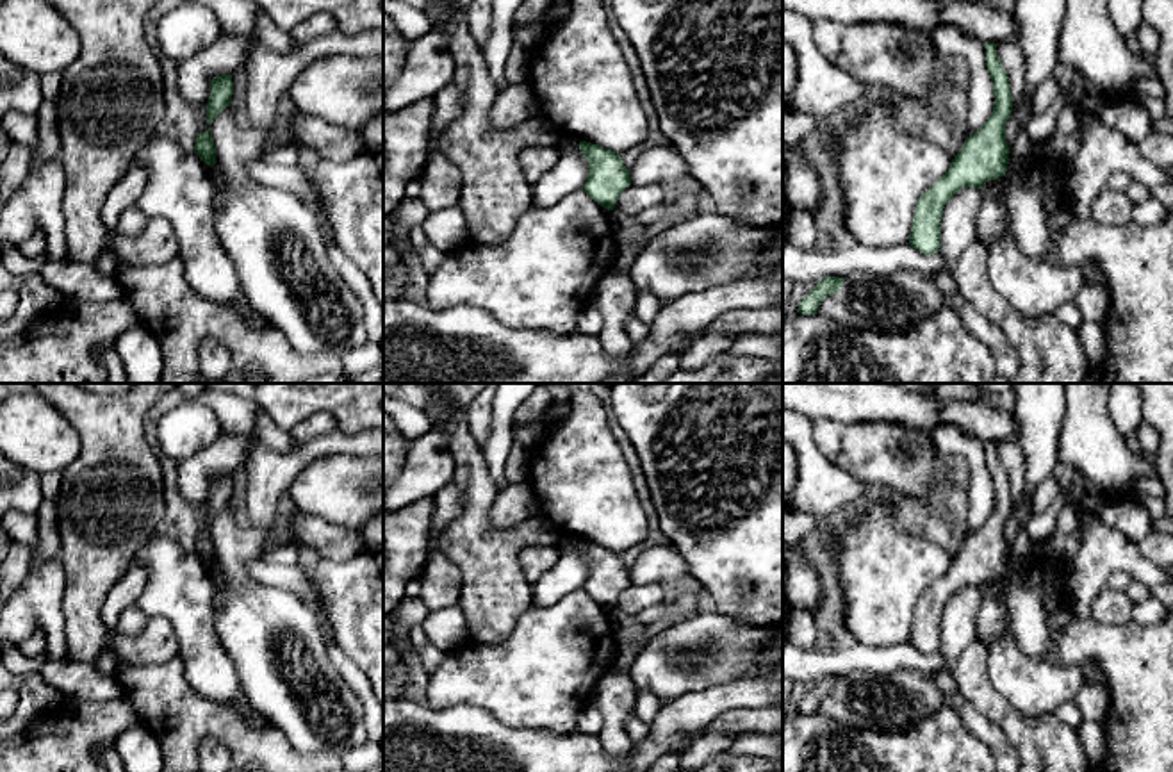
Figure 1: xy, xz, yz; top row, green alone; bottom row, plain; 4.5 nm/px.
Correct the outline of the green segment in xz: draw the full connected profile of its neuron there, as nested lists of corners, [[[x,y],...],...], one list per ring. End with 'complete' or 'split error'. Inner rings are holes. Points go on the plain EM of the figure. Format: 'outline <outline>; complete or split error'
outline [[[586,540],[579,542],[579,549],[588,562],[585,592],[601,606],[613,610],[620,592],[631,585],[629,569],[620,553]]]; complete

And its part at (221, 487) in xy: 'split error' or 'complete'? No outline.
complete

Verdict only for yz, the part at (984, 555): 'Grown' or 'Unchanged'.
Unchanged

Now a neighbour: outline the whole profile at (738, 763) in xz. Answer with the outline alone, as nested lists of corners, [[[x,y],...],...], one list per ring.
[[[734,756],[722,768],[713,768],[713,772],[783,772],[783,756]]]

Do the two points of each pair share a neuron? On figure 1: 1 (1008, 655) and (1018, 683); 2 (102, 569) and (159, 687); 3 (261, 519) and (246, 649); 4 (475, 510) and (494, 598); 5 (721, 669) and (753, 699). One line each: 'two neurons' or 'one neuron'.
1: one neuron
2: two neurons
3: one neuron
4: one neuron
5: two neurons

